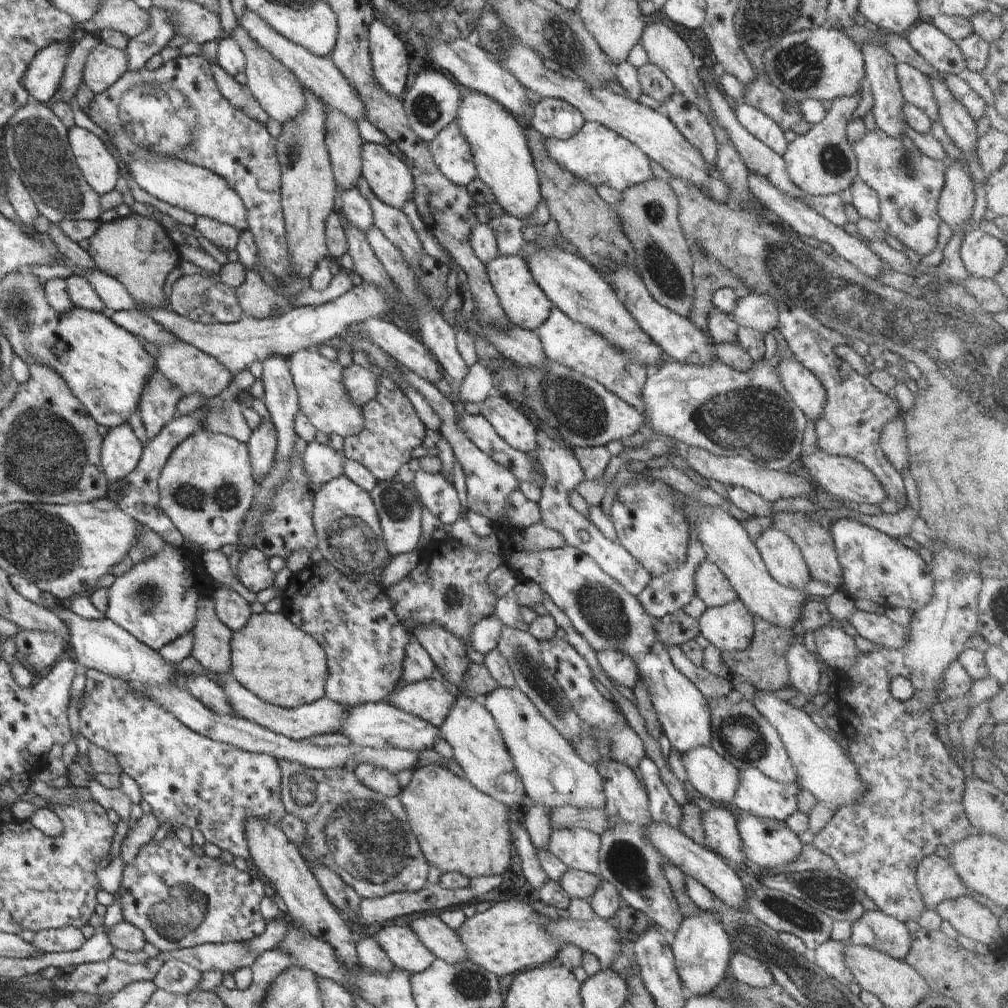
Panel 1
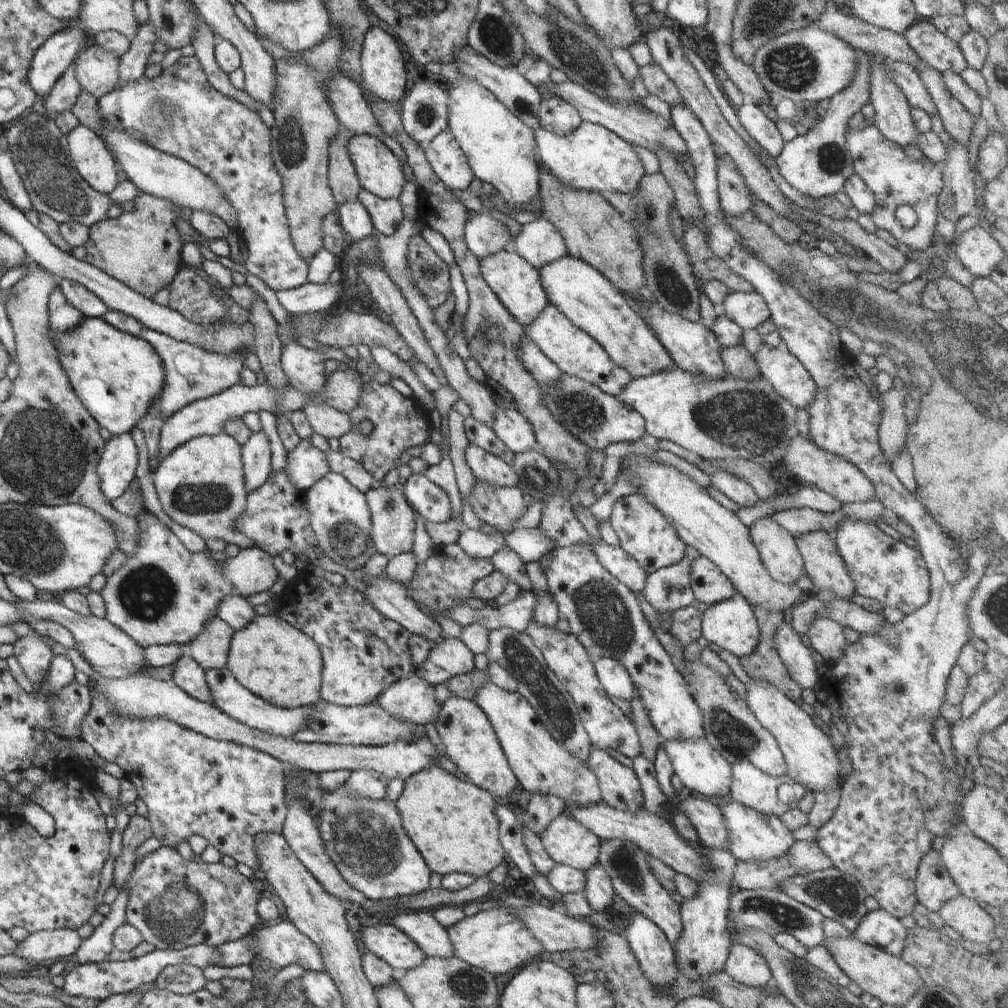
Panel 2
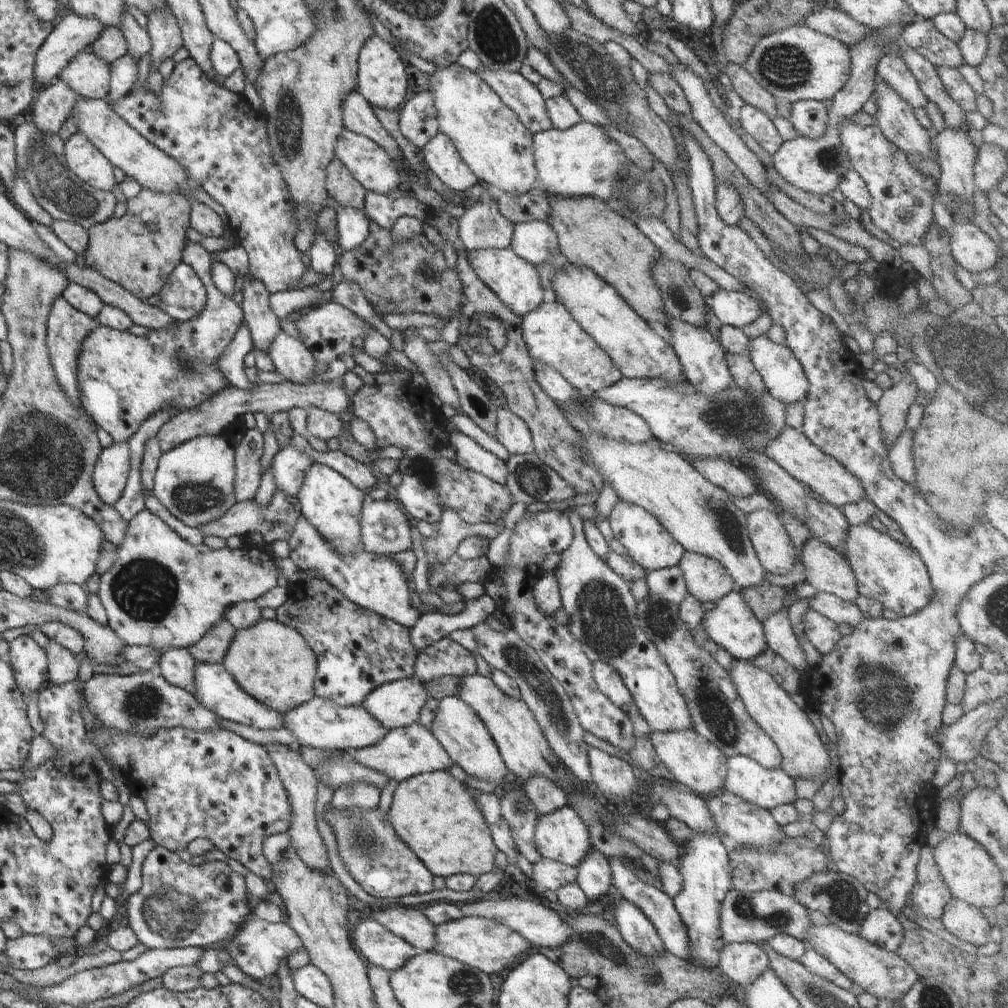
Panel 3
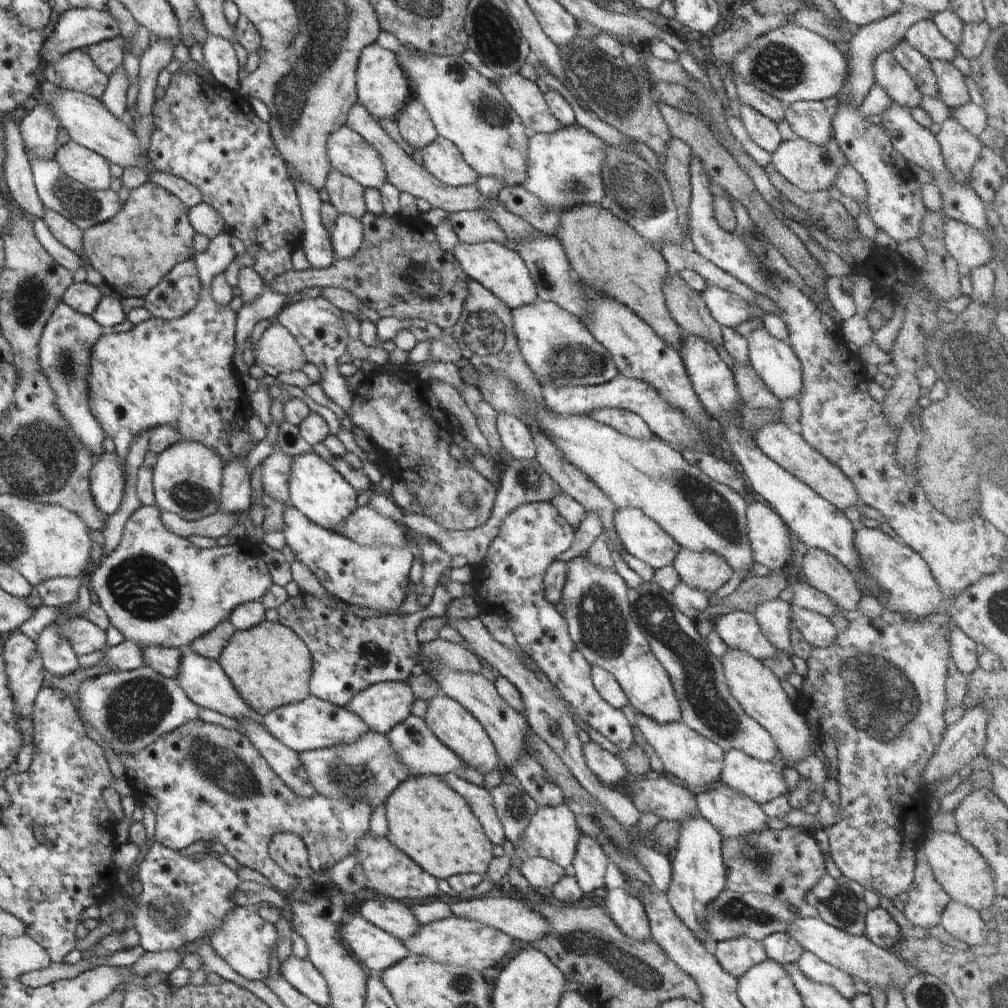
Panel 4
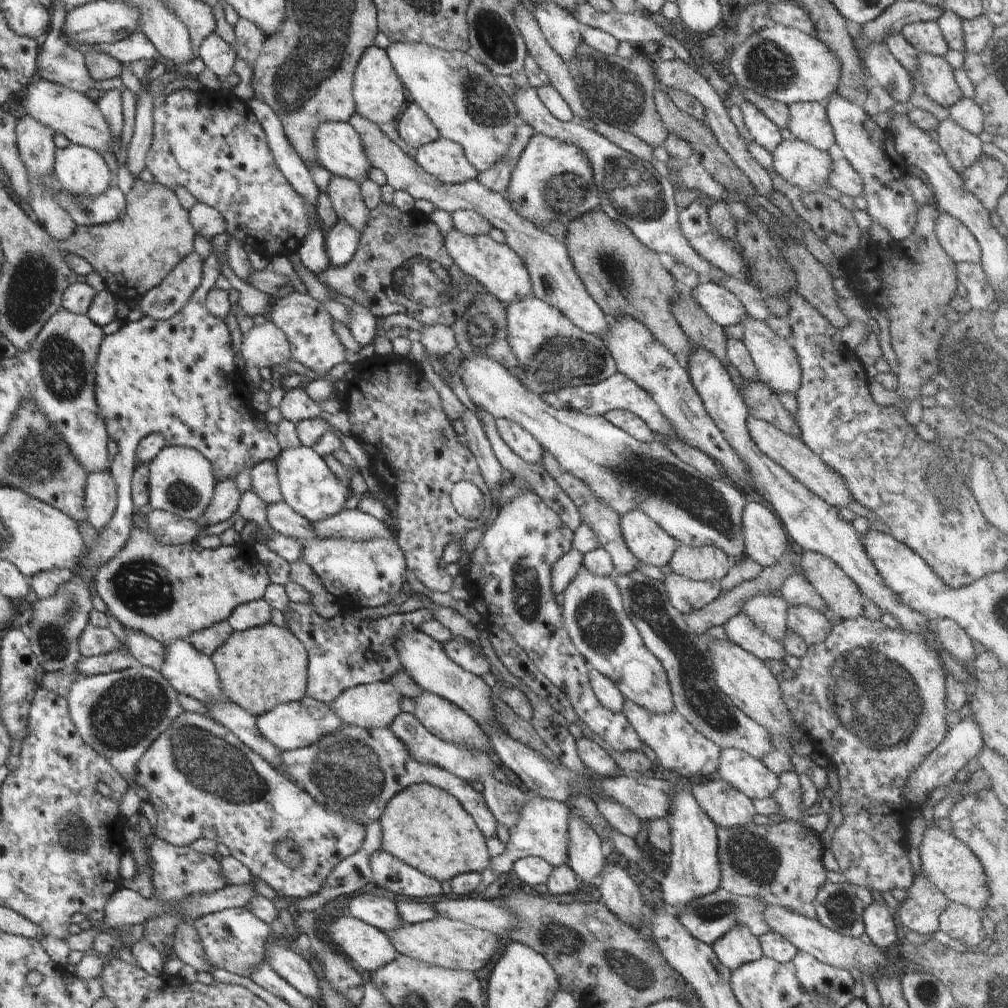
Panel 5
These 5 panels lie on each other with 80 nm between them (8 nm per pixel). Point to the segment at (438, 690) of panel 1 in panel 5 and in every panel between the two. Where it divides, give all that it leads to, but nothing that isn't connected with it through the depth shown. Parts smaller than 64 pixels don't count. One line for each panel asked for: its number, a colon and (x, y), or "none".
2: (413, 699)
3: (397, 704)
4: (382, 706)
5: (375, 705)

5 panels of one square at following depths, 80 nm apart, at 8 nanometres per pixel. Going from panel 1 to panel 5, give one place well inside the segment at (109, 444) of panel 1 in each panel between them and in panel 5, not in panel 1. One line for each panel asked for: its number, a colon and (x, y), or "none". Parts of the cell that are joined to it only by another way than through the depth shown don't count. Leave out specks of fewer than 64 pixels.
2: (120, 457)
3: (111, 470)
4: (107, 478)
5: (100, 491)

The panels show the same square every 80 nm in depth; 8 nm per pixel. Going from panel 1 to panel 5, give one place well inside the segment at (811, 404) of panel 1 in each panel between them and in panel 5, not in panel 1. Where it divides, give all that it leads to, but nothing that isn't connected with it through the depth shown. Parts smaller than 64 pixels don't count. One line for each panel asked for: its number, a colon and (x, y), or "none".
2: (787, 375)
3: (783, 375)
4: (774, 360)
5: (778, 367)

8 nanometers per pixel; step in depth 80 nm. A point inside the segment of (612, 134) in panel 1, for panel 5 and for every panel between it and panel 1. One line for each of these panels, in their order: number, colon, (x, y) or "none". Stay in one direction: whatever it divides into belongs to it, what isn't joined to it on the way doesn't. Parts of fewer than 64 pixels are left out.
2: (591, 158)
3: (583, 161)
4: (564, 168)
5: (552, 181)

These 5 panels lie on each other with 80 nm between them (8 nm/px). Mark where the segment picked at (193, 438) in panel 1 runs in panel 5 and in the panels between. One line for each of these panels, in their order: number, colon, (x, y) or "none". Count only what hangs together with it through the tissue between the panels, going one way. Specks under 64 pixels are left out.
2: (201, 485)
3: (195, 481)
4: (187, 478)
5: (181, 482)

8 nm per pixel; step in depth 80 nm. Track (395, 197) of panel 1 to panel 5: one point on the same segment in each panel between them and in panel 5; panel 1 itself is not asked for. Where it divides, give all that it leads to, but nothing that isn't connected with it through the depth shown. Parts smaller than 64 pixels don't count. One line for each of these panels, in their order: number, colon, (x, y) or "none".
2: (379, 171)
3: (369, 164)
4: (348, 152)
5: (338, 147)

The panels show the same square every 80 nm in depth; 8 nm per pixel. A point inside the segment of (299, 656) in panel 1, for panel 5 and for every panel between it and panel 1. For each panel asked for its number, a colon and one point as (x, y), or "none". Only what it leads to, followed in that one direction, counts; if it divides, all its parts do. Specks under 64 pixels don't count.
2: (273, 660)
3: (272, 662)
4: (270, 667)
5: (260, 668)

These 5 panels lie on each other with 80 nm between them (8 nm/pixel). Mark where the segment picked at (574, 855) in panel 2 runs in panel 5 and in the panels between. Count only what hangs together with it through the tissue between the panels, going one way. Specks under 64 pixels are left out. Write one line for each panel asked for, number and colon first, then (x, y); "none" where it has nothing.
3: (561, 836)
4: (553, 832)
5: (542, 831)

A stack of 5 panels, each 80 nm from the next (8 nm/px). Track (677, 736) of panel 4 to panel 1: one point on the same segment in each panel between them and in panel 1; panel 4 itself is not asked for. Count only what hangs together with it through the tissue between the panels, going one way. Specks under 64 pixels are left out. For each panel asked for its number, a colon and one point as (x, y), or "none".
1: (716, 779)
2: (702, 770)
3: (695, 762)

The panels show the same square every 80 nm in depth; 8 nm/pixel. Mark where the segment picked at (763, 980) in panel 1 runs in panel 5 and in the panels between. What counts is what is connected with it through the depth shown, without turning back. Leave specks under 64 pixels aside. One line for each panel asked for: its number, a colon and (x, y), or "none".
2: (746, 966)
3: (742, 962)
4: (736, 956)
5: (738, 946)

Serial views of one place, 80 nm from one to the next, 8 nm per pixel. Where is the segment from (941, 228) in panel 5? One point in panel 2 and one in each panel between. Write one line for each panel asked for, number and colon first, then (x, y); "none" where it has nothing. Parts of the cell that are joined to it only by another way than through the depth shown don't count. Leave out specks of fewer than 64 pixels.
2: (980, 253)
3: (974, 250)
4: (971, 250)

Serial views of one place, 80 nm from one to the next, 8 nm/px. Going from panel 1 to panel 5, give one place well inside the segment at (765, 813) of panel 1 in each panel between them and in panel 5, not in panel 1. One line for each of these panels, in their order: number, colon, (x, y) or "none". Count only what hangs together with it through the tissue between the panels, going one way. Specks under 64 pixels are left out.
2: (751, 787)
3: (766, 788)
4: (761, 782)
5: (748, 775)

